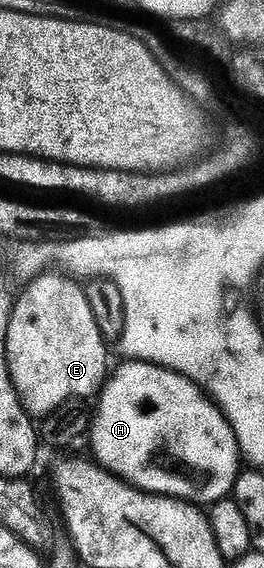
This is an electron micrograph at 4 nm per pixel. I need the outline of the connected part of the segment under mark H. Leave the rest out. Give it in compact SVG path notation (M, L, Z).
M128 359L123 363L125 365L117 373L115 370L101 388L98 394L100 402L96 405L96 418L93 416L90 421L90 437L92 433L92 449L96 452L94 454L95 460L108 472L116 474L120 480L131 483L143 492L161 497L174 497L178 501L186 501L197 507L211 506L212 502L220 501L223 497L229 496L232 488L236 486L237 477L242 472L242 454L234 431L230 427L230 423L224 418L223 413L220 412L219 405L213 403L200 386L188 381L172 369L164 369L161 365L154 365L150 361L137 361L135 359Z

